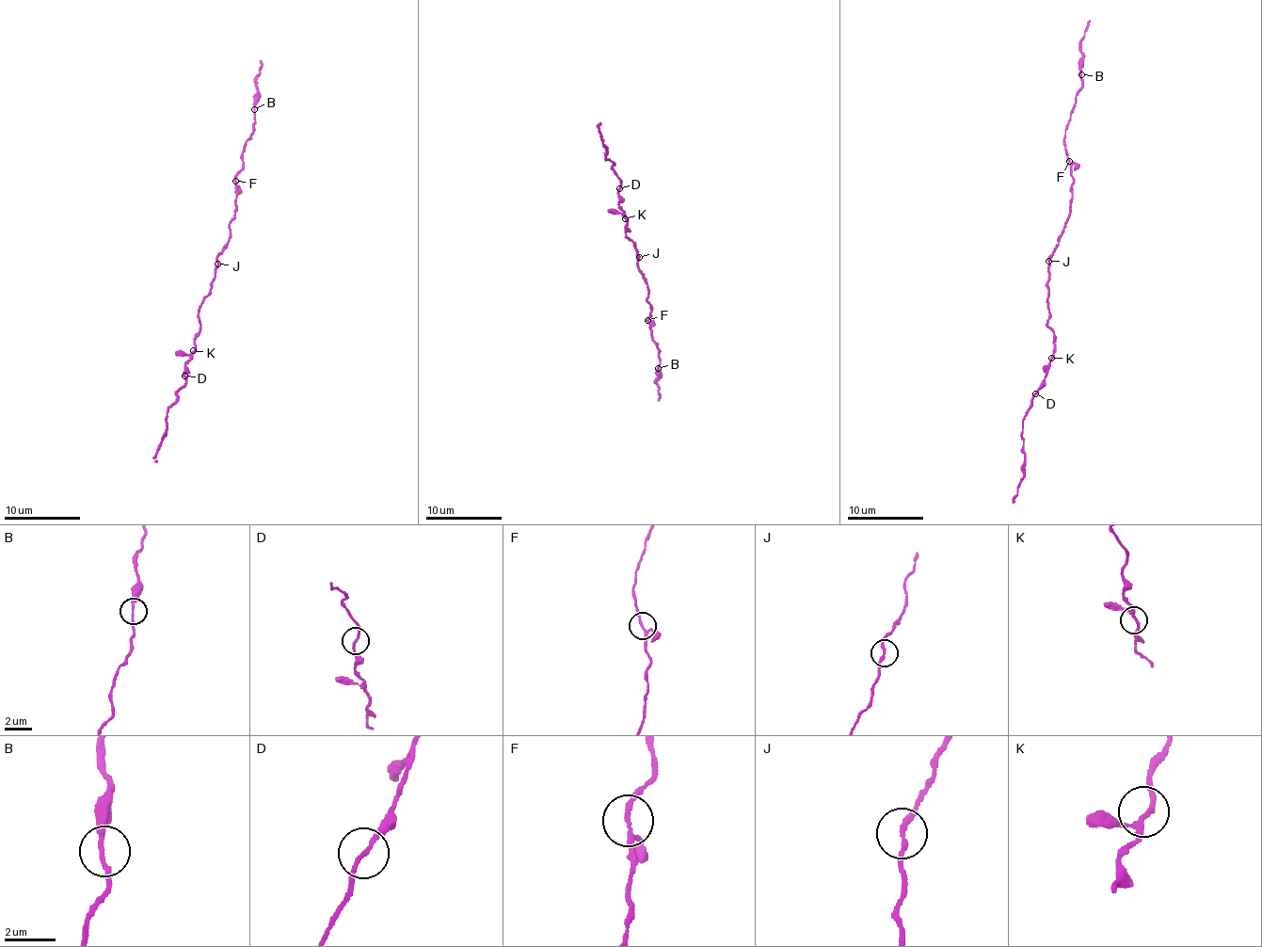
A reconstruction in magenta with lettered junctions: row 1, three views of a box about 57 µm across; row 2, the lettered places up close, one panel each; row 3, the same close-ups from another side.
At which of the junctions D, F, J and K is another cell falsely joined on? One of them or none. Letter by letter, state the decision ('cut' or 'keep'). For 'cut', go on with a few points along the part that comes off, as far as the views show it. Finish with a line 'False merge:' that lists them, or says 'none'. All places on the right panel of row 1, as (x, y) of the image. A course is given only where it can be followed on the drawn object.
D: keep
F: keep
J: keep
K: keep
False merge: none

